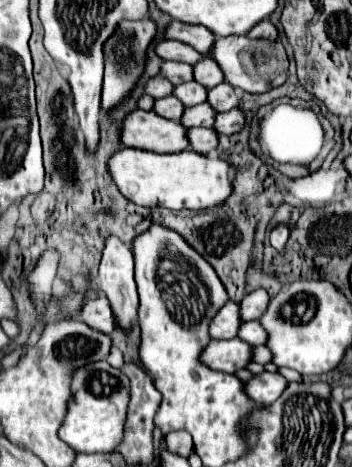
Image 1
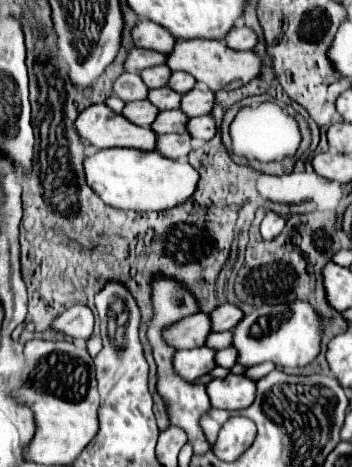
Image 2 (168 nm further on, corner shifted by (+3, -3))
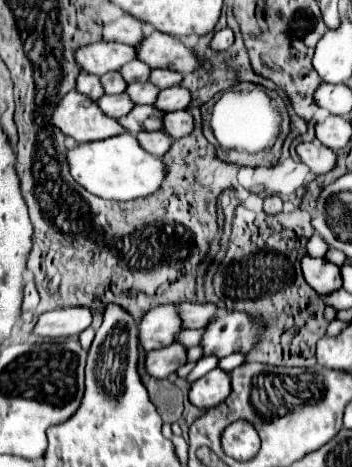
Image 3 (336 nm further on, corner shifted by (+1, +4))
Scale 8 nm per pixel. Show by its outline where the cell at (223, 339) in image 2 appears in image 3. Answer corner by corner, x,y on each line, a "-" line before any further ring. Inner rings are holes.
183,330
179,336
177,336
179,344
183,346
199,346
199,340
203,338
203,330

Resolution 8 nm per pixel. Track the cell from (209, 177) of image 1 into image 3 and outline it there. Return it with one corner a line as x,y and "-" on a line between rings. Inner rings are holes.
131,134
85,142
77,148
67,150
67,160
69,160
71,176
91,194
105,200
135,200
135,198
151,196
161,188
165,180
163,160
151,156
145,148
141,148
139,140

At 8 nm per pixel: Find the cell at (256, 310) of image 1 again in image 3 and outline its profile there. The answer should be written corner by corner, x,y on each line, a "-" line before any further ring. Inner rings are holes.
211,302
179,304
179,314
183,316
183,324
187,328
205,328
217,316
217,312
219,312
219,308

